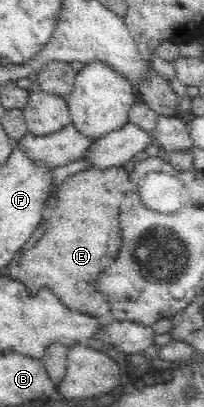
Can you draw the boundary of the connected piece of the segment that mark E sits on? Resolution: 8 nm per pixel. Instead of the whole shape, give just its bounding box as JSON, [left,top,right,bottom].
[17,166,138,323]

